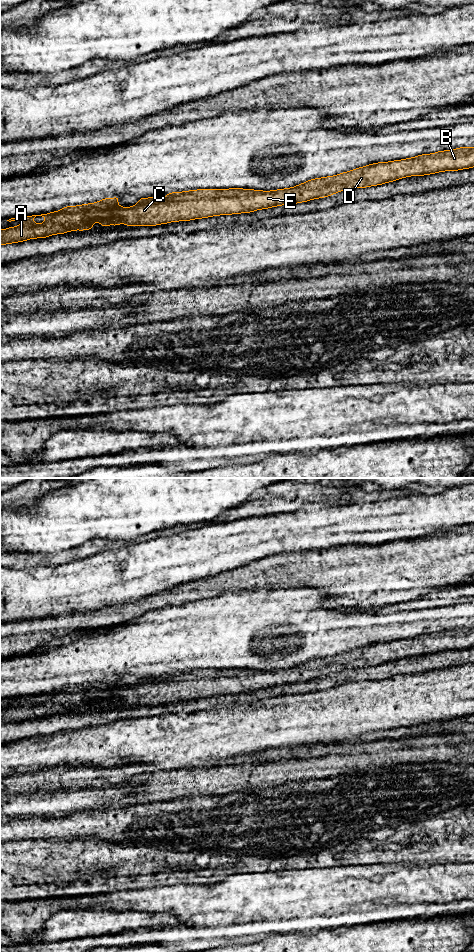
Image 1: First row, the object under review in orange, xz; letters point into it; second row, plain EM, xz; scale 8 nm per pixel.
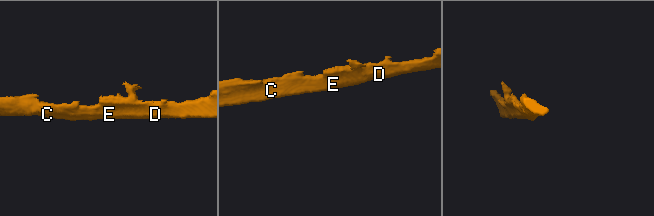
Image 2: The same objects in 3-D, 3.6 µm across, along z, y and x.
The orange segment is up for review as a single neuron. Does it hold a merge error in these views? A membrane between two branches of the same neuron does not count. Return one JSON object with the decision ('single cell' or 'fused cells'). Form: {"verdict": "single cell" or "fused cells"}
{"verdict": "single cell"}

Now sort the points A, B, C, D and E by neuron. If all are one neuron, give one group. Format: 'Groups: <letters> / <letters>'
Groups: A B C D E

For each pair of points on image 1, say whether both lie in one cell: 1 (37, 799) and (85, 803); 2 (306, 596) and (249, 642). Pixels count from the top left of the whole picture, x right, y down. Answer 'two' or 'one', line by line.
1: one
2: one

